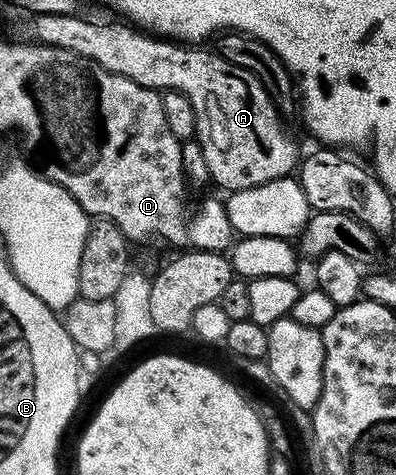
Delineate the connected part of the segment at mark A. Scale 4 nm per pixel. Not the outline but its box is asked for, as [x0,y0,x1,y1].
[31,16,298,193]

